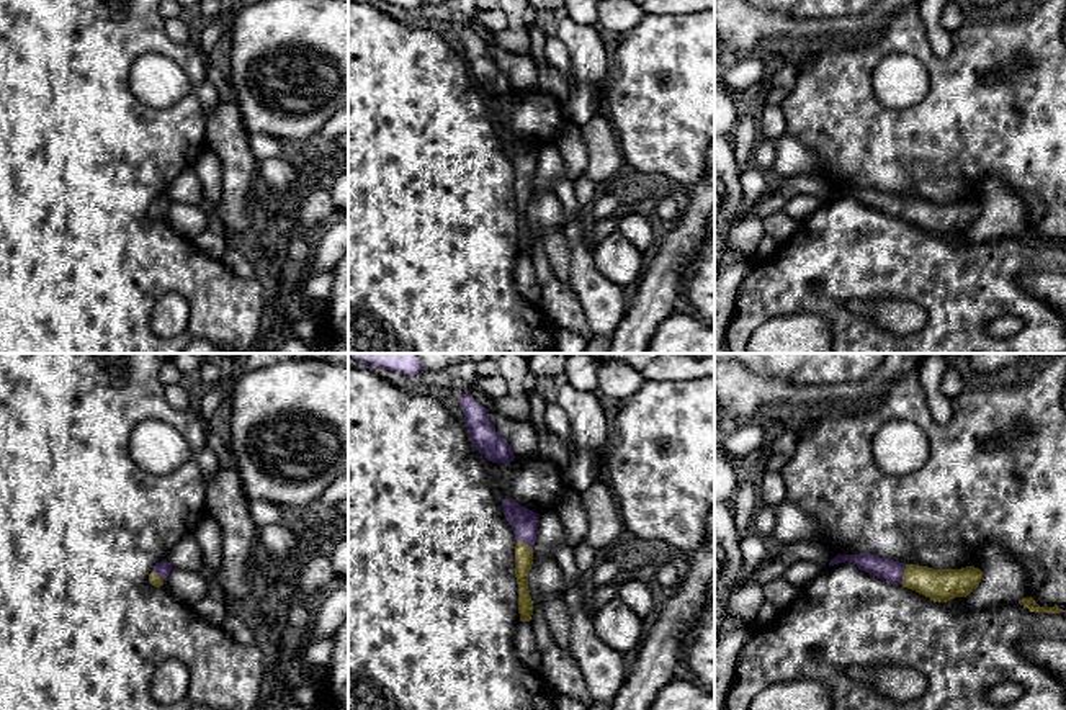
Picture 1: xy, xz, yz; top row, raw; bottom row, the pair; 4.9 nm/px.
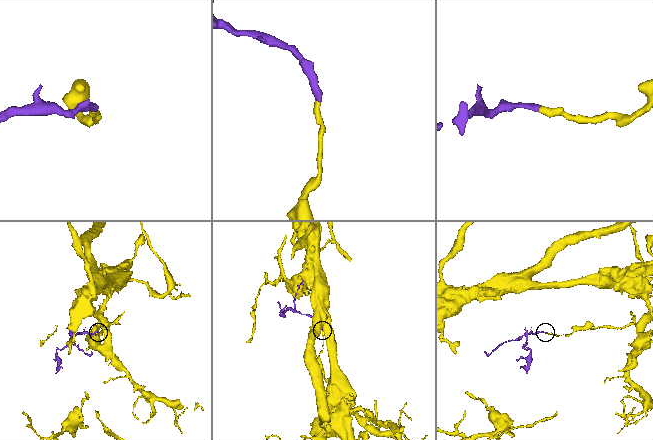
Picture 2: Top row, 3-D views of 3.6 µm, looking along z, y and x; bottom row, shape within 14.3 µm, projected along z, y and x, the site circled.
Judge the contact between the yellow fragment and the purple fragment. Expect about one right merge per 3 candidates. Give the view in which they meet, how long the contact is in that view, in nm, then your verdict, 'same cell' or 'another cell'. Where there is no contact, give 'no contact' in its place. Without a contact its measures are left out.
meets yellow in yz; contact 100 nm long; same cell

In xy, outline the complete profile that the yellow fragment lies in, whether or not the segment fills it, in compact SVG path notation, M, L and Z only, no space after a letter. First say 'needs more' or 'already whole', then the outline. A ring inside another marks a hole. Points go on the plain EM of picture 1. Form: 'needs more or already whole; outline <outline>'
needs more; outline M162 193L157 196L149 208L149 216L155 221L163 219L163 214L167 213L168 206L172 204L172 198L167 193Z

